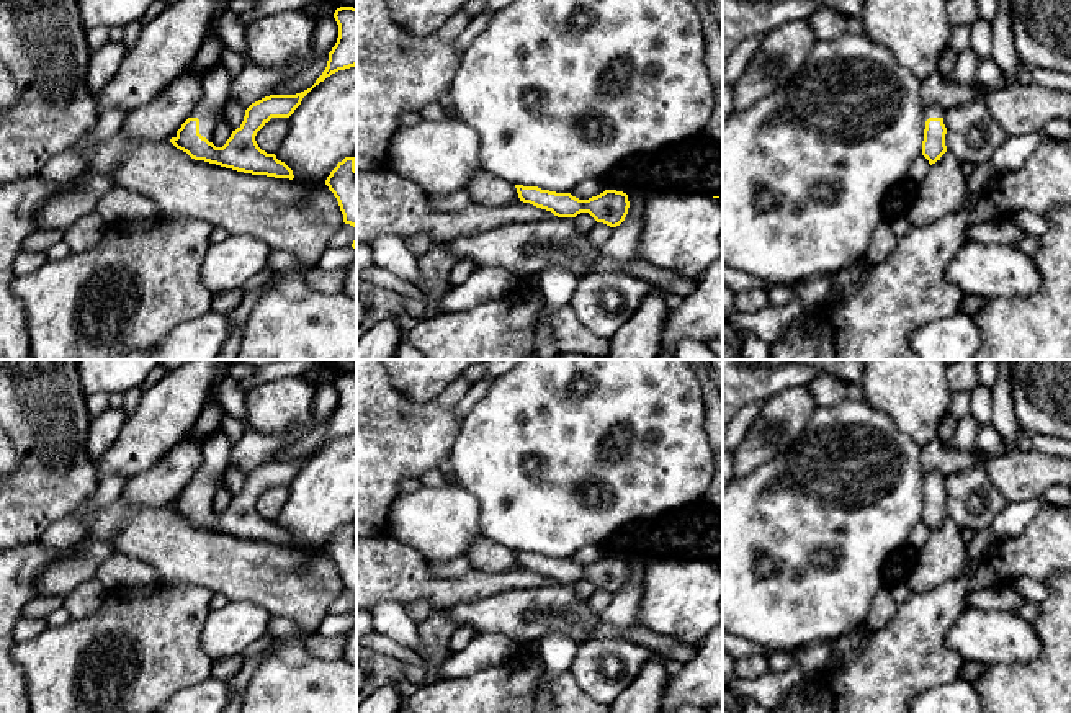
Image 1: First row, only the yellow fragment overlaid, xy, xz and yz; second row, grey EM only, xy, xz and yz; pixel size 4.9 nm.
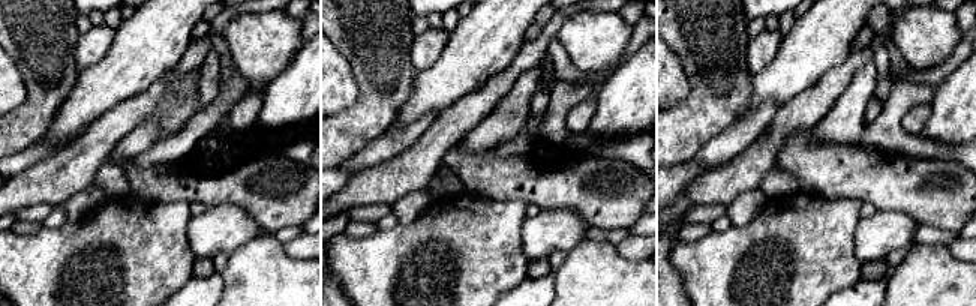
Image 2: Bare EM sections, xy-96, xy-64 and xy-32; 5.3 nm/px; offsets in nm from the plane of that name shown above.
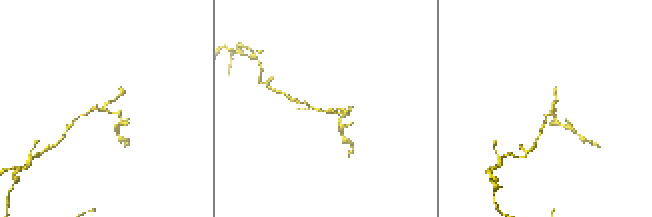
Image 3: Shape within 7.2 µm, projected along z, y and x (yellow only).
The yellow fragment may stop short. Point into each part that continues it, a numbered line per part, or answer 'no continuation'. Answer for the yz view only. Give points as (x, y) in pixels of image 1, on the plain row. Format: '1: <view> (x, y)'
1: yz (929, 478)

